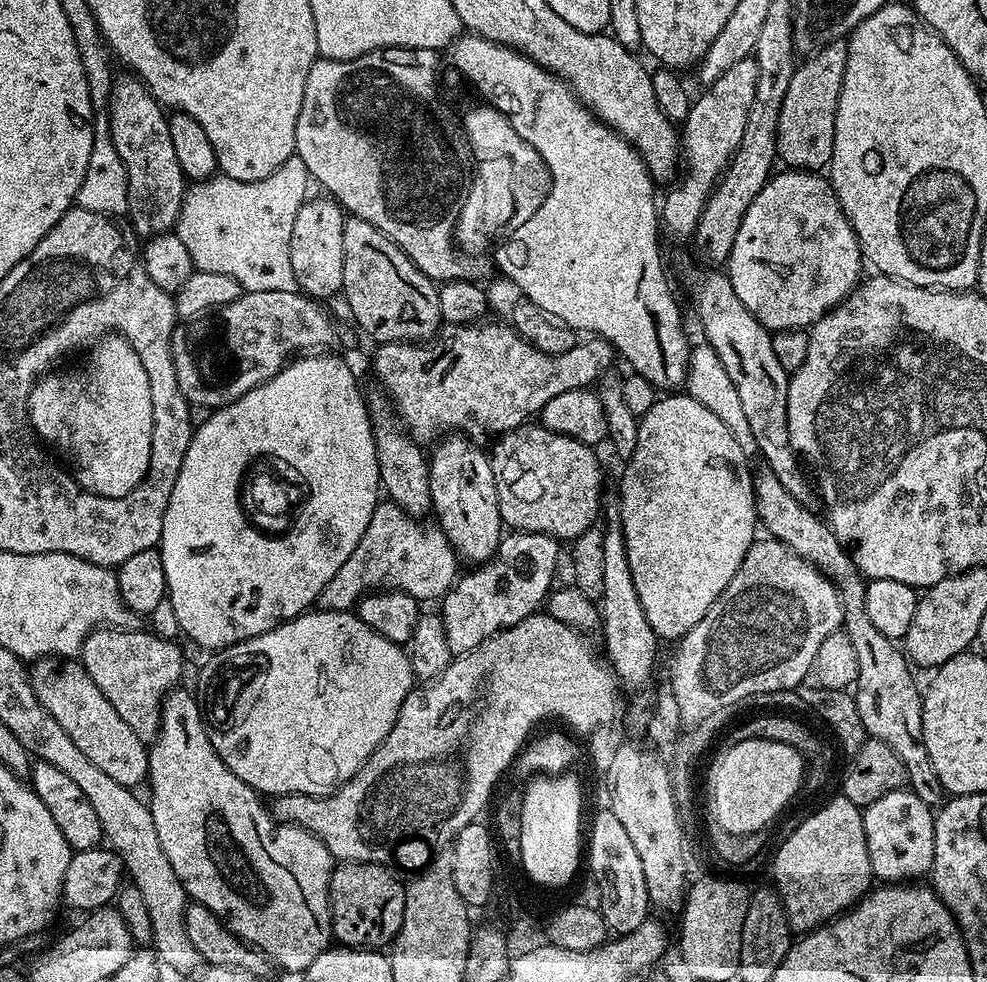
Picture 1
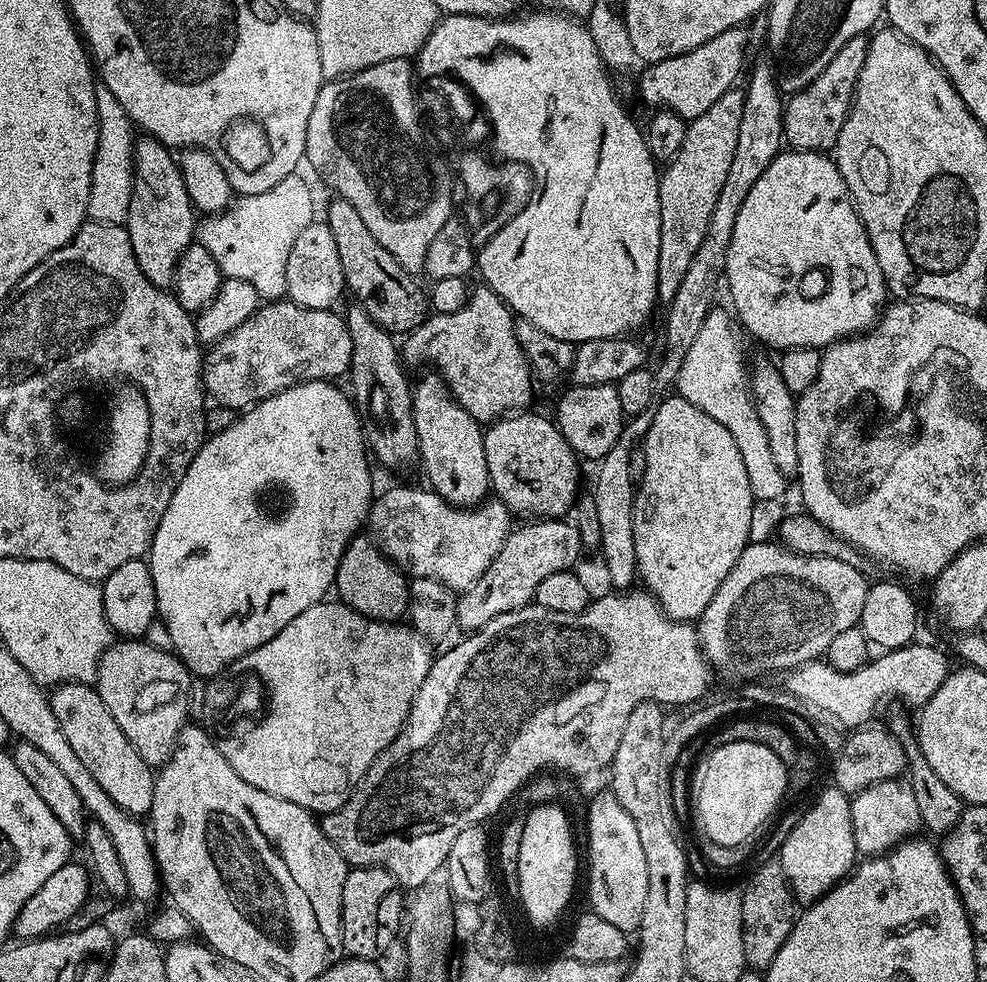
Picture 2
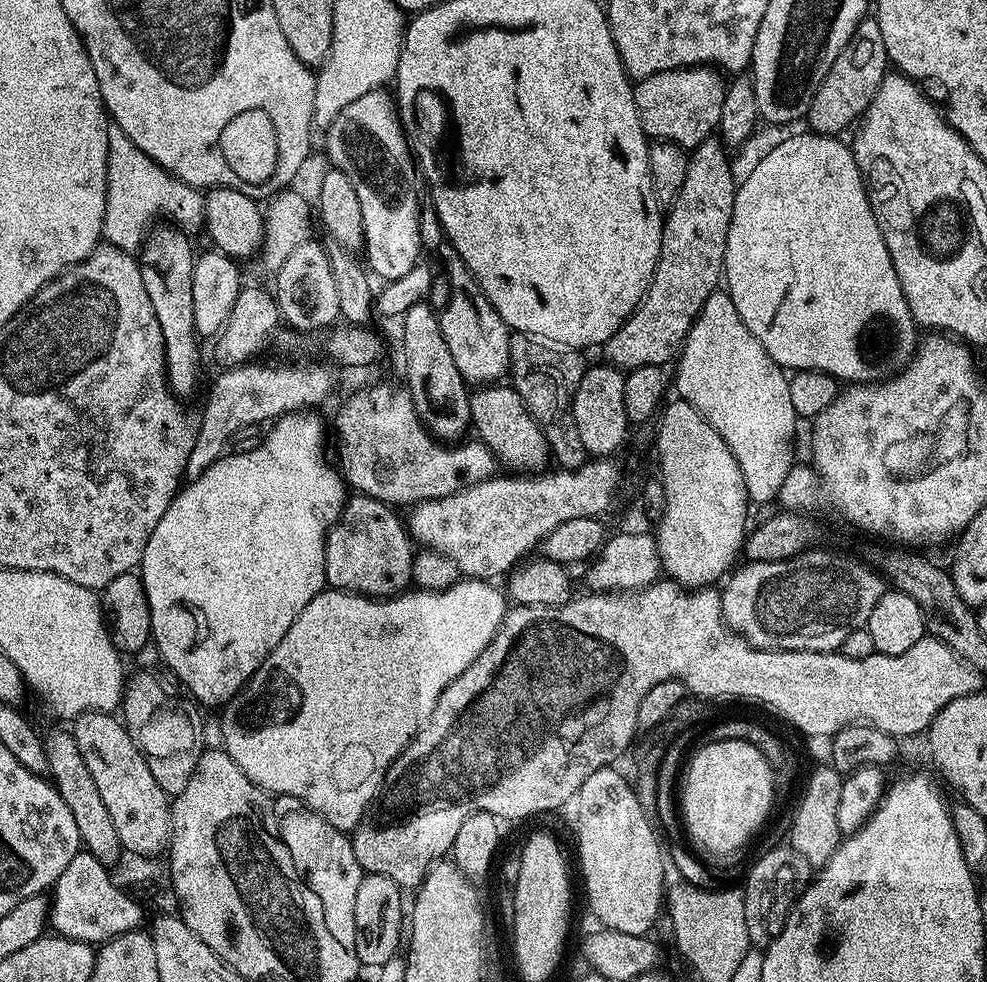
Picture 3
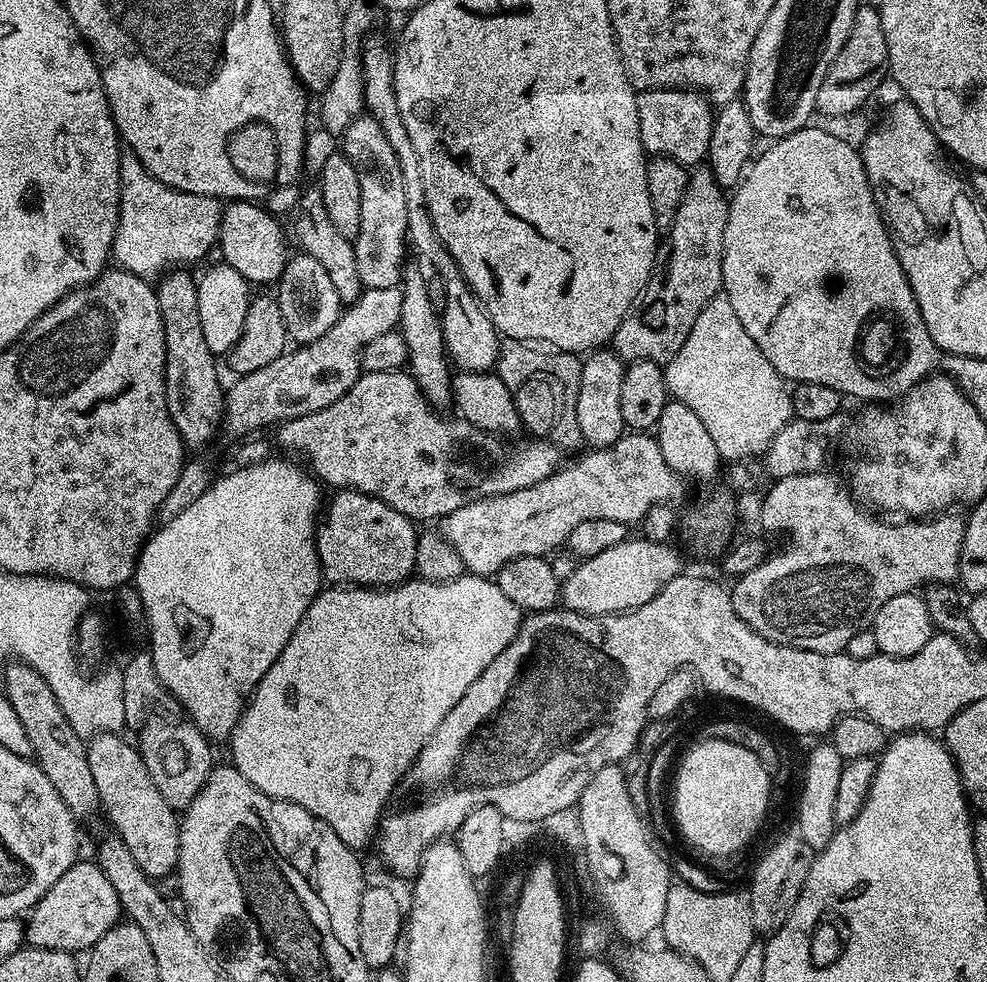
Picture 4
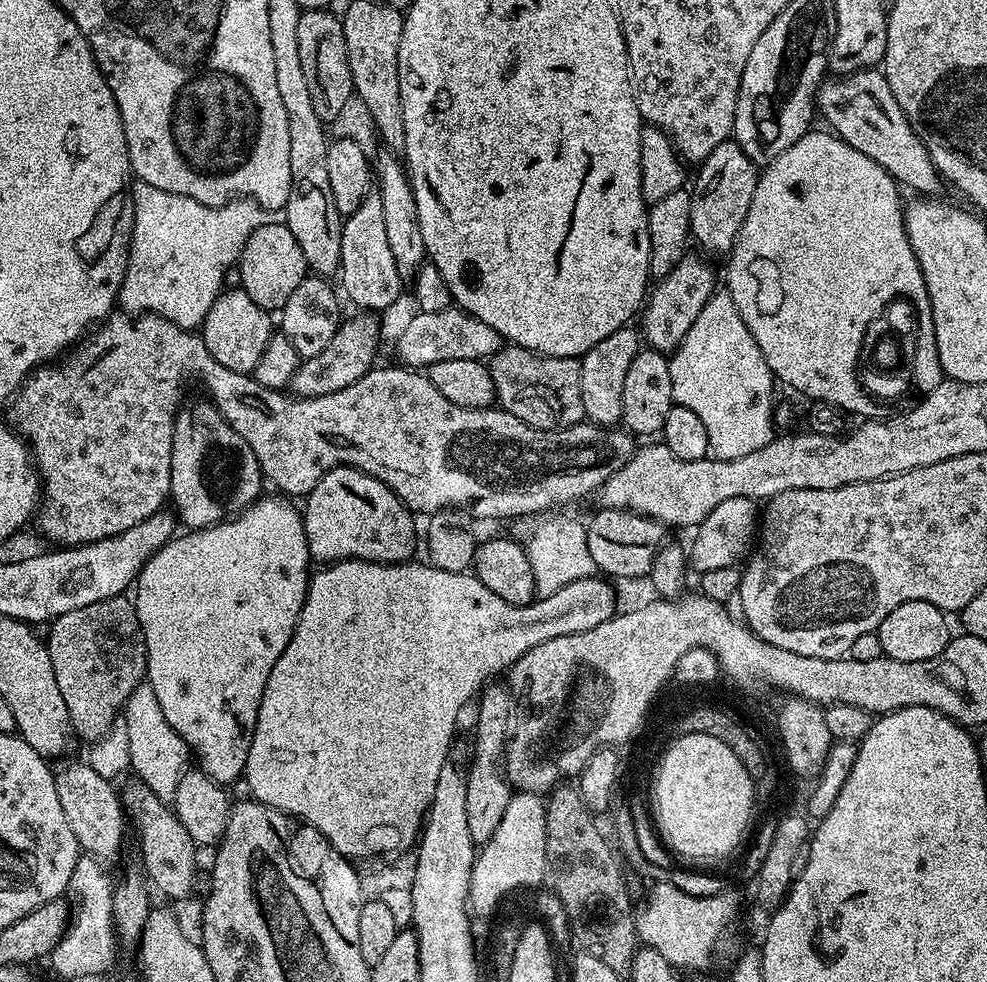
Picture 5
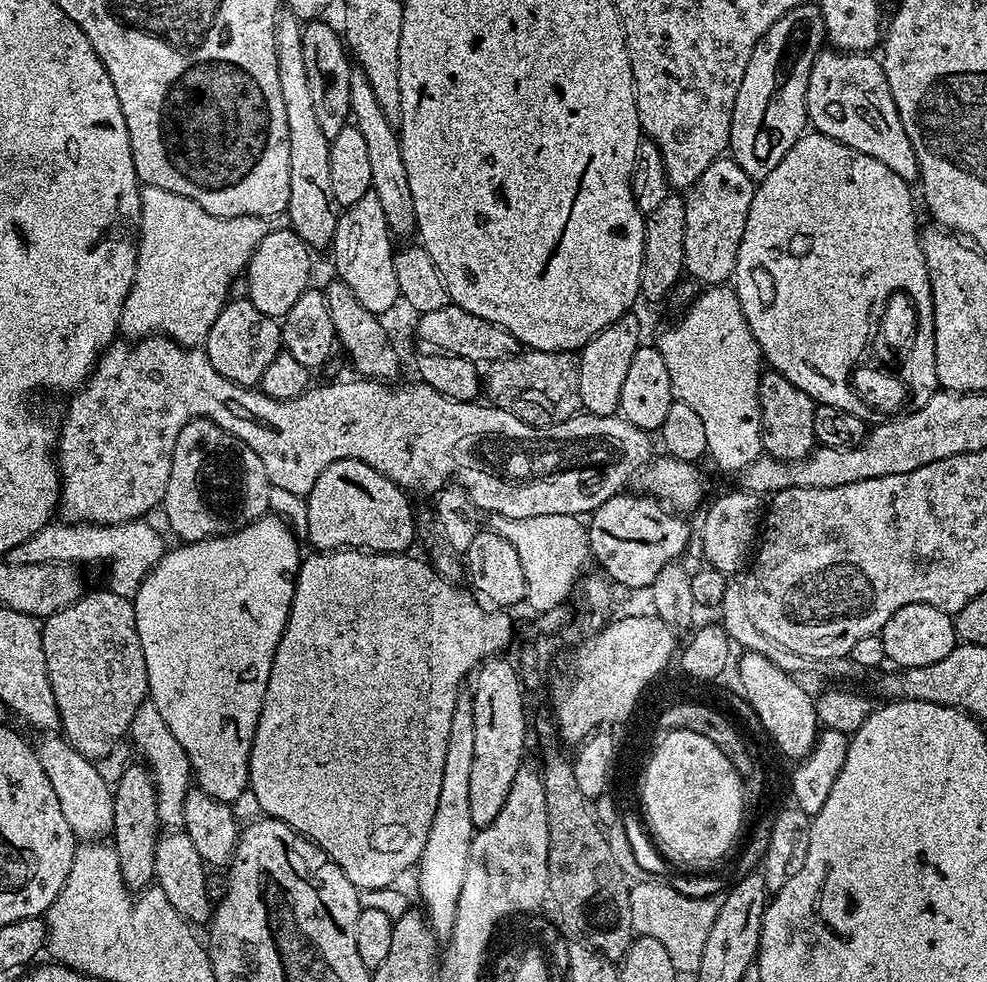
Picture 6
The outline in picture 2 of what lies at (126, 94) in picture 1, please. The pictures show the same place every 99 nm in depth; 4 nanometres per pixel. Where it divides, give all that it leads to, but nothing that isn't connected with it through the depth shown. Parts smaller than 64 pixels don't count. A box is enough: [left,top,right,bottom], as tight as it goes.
[126,139,198,290]

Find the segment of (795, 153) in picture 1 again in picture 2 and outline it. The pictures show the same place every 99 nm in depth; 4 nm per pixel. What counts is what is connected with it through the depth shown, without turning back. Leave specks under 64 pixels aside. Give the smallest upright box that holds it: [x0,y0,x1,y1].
[783,35,868,152]

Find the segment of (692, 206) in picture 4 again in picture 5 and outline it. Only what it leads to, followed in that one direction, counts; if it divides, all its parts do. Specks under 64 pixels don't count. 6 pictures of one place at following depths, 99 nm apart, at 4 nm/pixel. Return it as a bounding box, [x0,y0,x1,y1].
[639,254,717,350]

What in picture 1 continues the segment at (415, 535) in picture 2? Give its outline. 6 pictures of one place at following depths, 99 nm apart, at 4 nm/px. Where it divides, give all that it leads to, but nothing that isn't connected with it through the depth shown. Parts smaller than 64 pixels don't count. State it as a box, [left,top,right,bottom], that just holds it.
[318,502,458,612]

